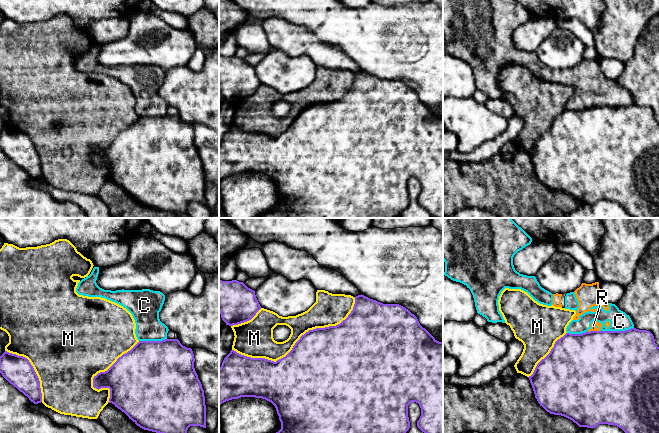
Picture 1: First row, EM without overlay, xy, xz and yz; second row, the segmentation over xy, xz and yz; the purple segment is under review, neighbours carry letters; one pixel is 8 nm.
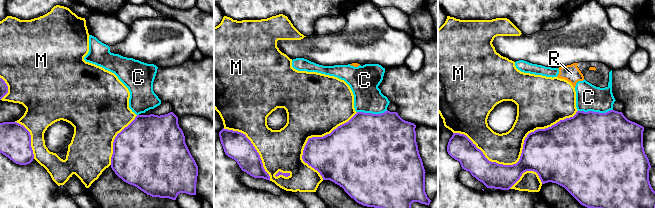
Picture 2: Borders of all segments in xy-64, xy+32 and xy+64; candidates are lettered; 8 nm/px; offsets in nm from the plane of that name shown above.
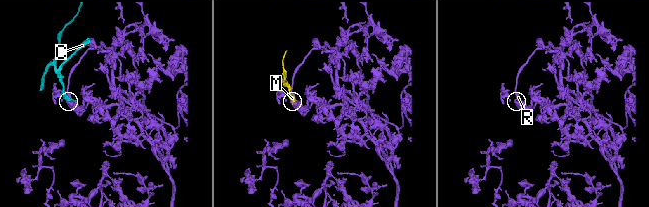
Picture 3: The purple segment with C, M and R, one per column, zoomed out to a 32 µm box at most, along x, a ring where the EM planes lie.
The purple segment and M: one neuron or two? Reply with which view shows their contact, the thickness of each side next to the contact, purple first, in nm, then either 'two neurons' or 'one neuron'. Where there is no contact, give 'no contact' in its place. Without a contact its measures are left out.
contact in xz; calibres 500 and 190 nm; two neurons

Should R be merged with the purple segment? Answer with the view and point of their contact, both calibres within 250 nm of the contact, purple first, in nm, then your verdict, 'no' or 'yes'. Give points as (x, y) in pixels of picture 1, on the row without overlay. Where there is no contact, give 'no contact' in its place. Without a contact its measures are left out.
yz (593, 107) | 500/50 nm | no

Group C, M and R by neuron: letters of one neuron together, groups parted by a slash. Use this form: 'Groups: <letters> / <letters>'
Groups: C R / M

